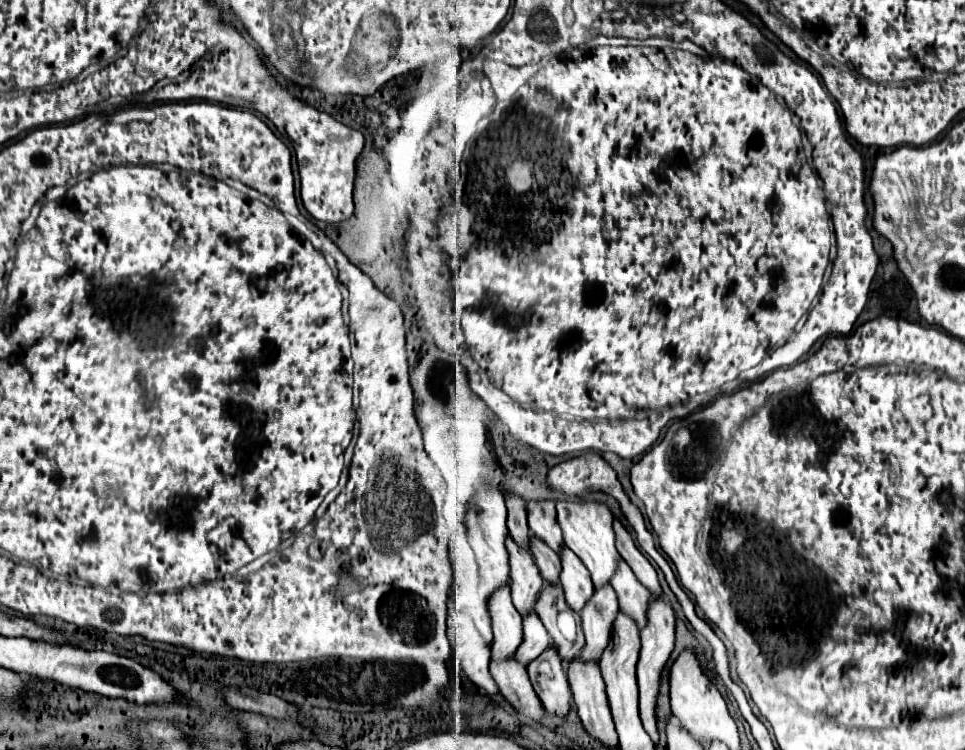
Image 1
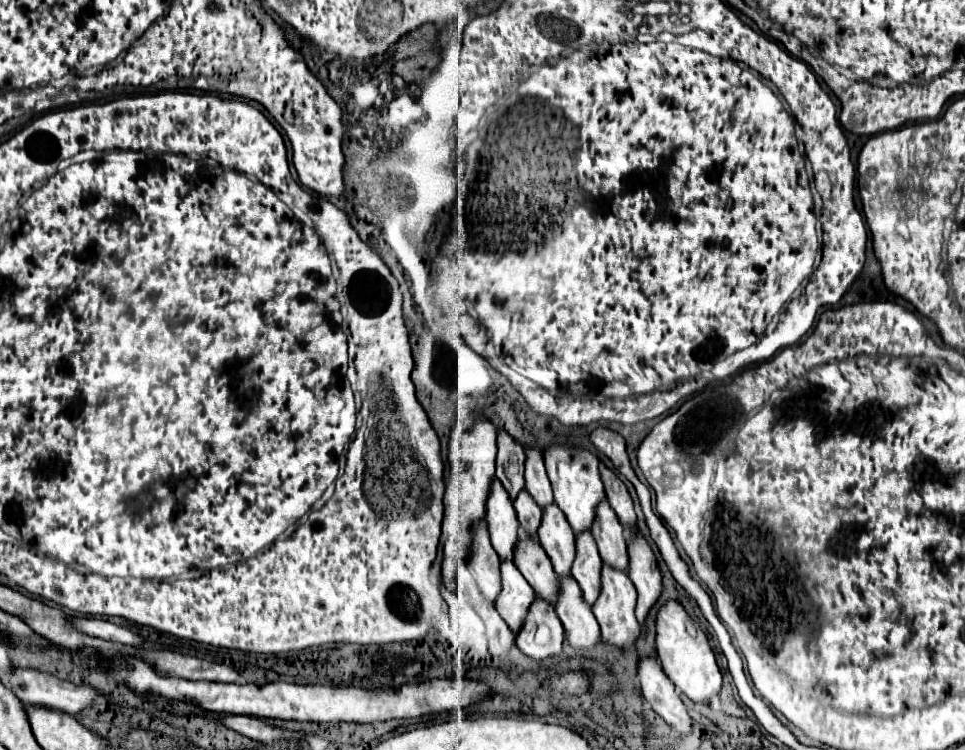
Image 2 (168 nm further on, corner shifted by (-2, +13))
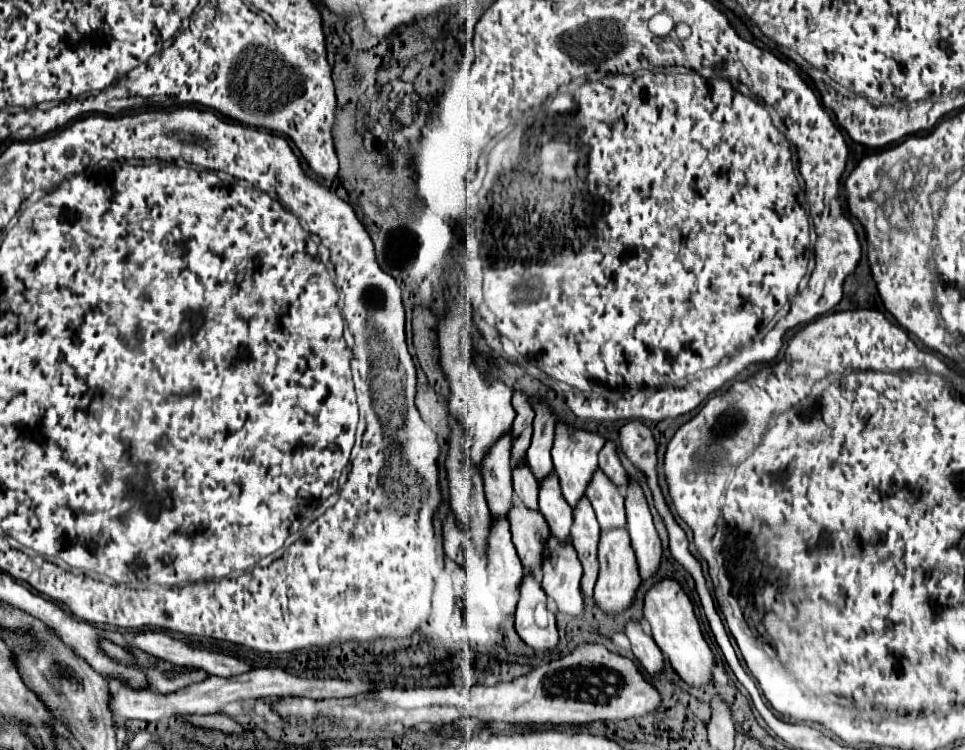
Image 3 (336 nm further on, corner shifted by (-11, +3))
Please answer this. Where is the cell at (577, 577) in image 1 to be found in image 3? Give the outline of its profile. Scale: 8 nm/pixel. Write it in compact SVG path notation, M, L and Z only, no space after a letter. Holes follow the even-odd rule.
M550 473L546 481L540 481L538 491L538 507L544 513L550 531L560 539L570 539L570 527L572 527L572 509L566 505L566 499L562 497L560 485L558 485L558 473Z

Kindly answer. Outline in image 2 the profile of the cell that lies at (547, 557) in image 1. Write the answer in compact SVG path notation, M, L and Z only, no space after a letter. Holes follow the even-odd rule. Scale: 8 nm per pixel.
M521 491L521 495L513 501L513 507L517 511L517 519L521 525L521 535L529 539L537 539L537 529L541 525L541 509L535 505L531 495L527 491Z

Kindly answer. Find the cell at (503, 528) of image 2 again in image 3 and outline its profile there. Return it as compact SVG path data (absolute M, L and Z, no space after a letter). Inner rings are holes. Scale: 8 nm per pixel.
M510 431L506 433L506 437L500 437L500 441L494 443L494 449L490 449L490 453L486 453L480 469L484 477L484 491L490 513L508 515L514 493L510 485L510 477L512 477Z

